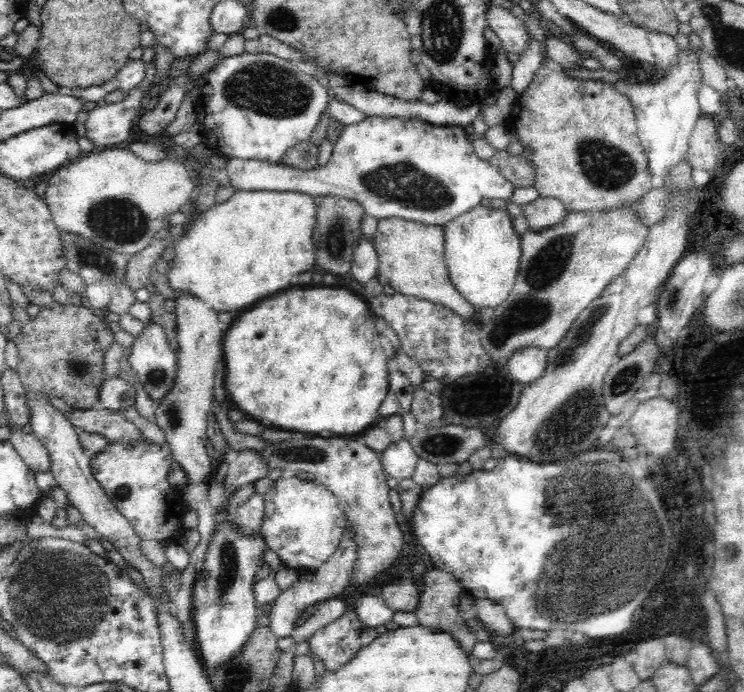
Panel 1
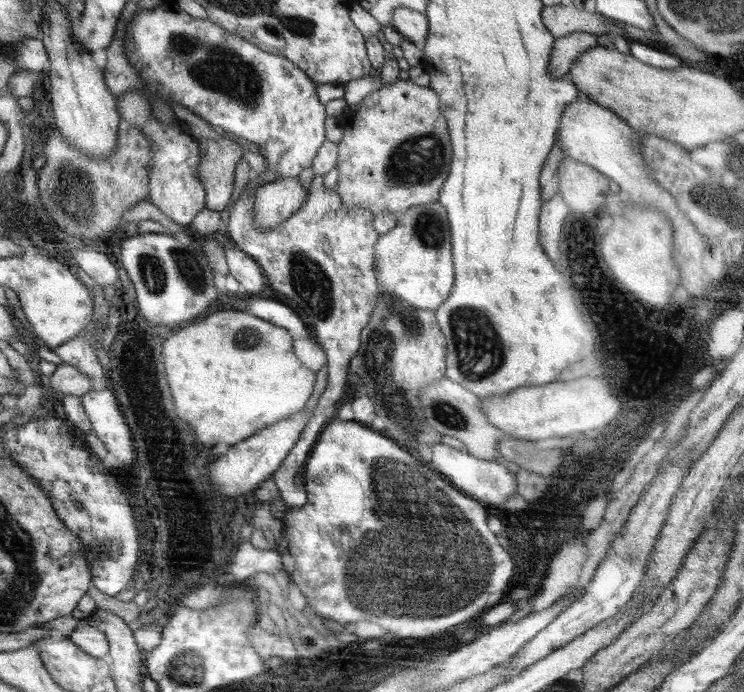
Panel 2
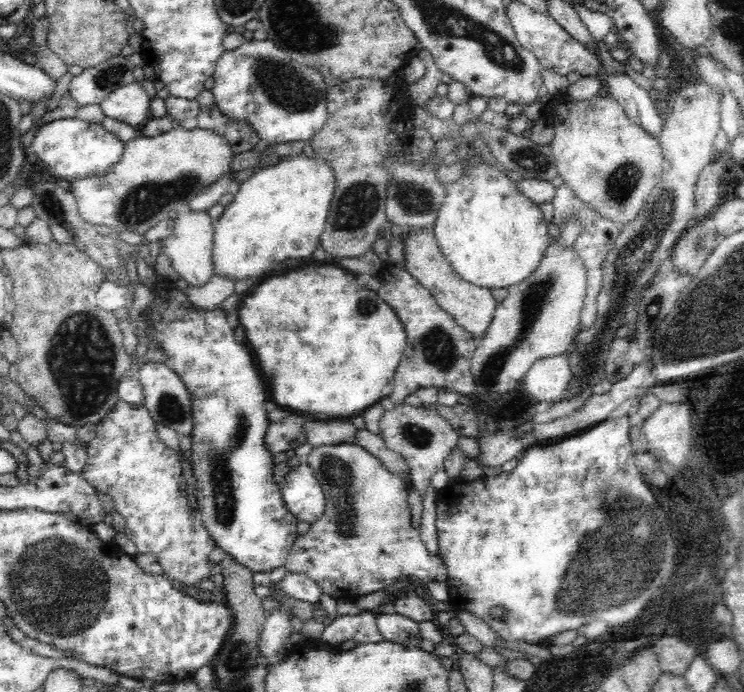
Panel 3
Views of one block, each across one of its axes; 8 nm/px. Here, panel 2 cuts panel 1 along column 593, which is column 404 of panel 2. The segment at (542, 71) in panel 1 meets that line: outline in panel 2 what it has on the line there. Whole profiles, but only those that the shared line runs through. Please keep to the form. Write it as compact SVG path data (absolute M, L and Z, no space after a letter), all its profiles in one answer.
M399 78L394 84L380 87L377 91L373 91L365 96L358 104L348 107L348 110L336 119L338 125L344 129L344 137L339 144L340 156L336 164L340 171L340 178L336 188L338 188L341 194L342 204L348 207L348 209L360 207L372 211L374 216L388 213L400 216L405 211L408 211L409 208L417 207L420 204L430 204L440 199L441 190L449 177L450 164L453 162L453 142L450 141L447 118L441 112L441 99L433 88L419 86L410 79L402 80Z

